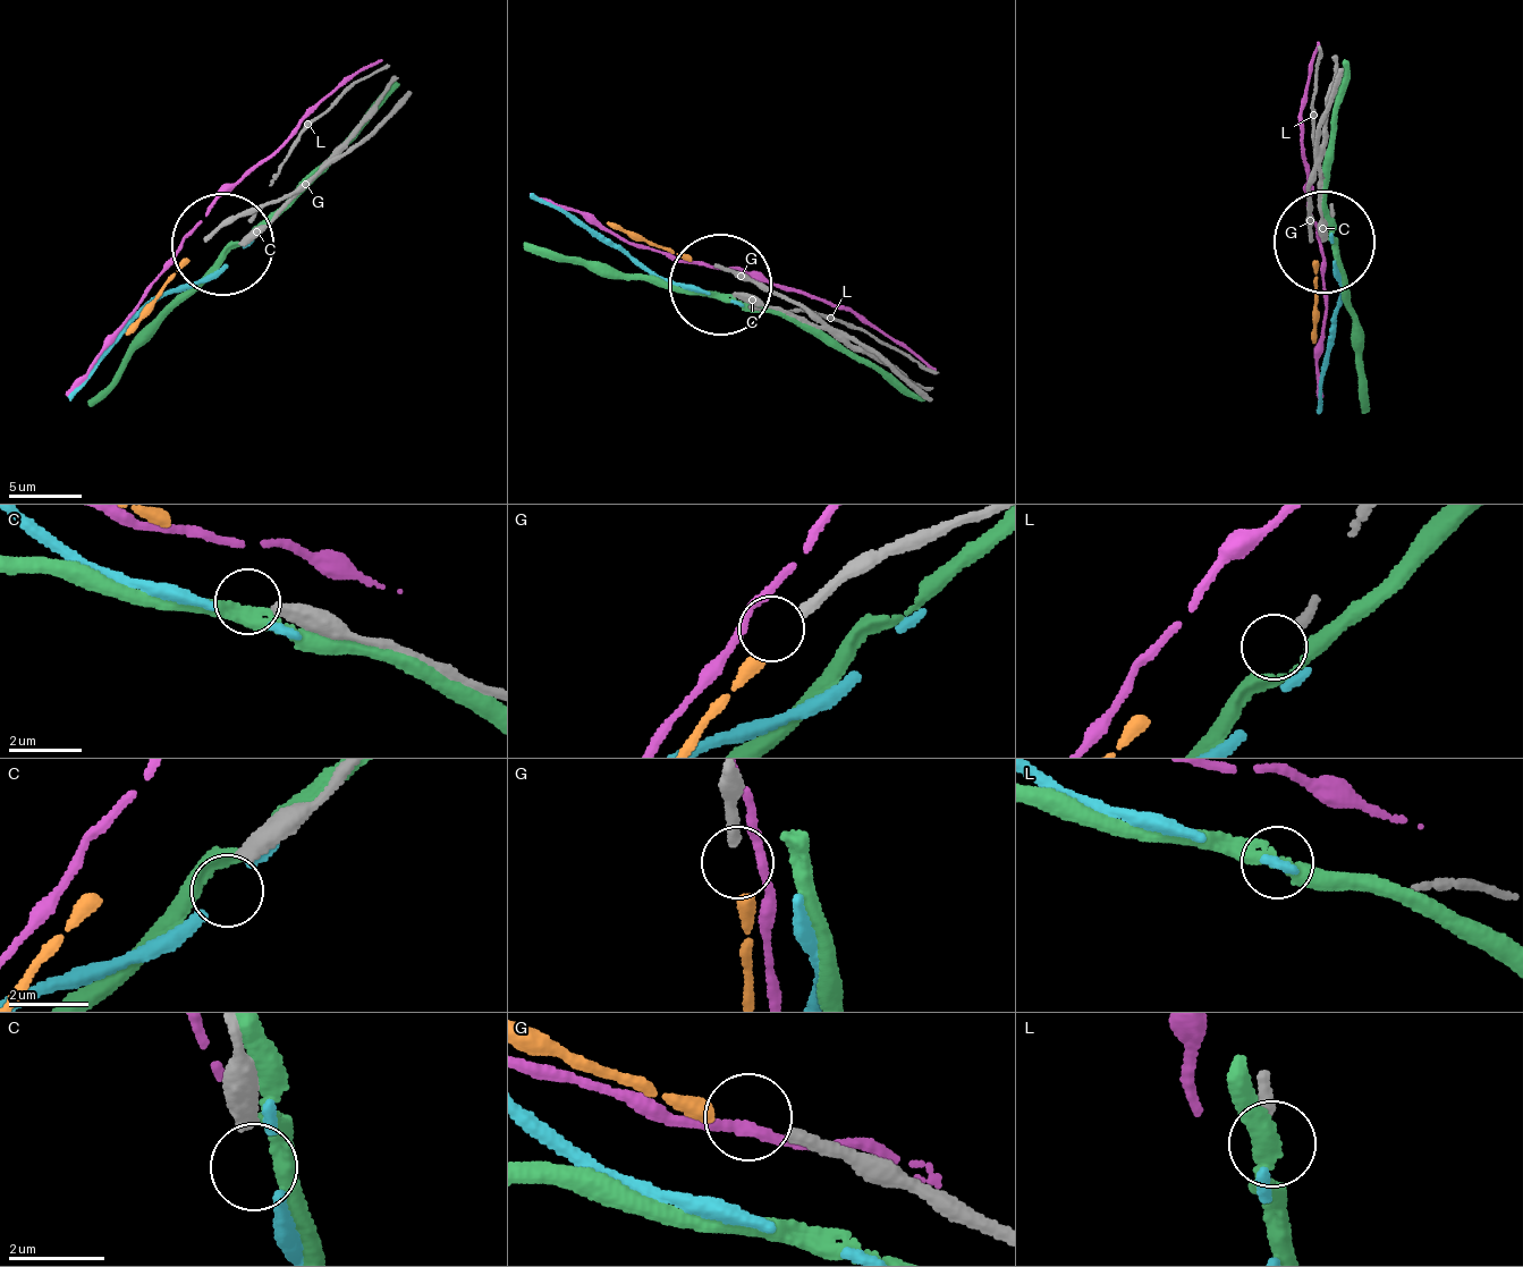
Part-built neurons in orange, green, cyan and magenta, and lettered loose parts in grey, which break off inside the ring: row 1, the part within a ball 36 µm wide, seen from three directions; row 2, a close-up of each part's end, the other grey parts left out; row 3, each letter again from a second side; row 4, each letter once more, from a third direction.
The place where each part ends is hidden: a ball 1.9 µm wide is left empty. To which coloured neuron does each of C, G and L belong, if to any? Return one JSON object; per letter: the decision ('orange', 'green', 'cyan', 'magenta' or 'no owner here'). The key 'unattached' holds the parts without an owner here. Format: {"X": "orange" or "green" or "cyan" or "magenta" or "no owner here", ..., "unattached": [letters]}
{"C": "no owner here", "G": "orange", "L": "no owner here", "unattached": ["C", "L"]}

